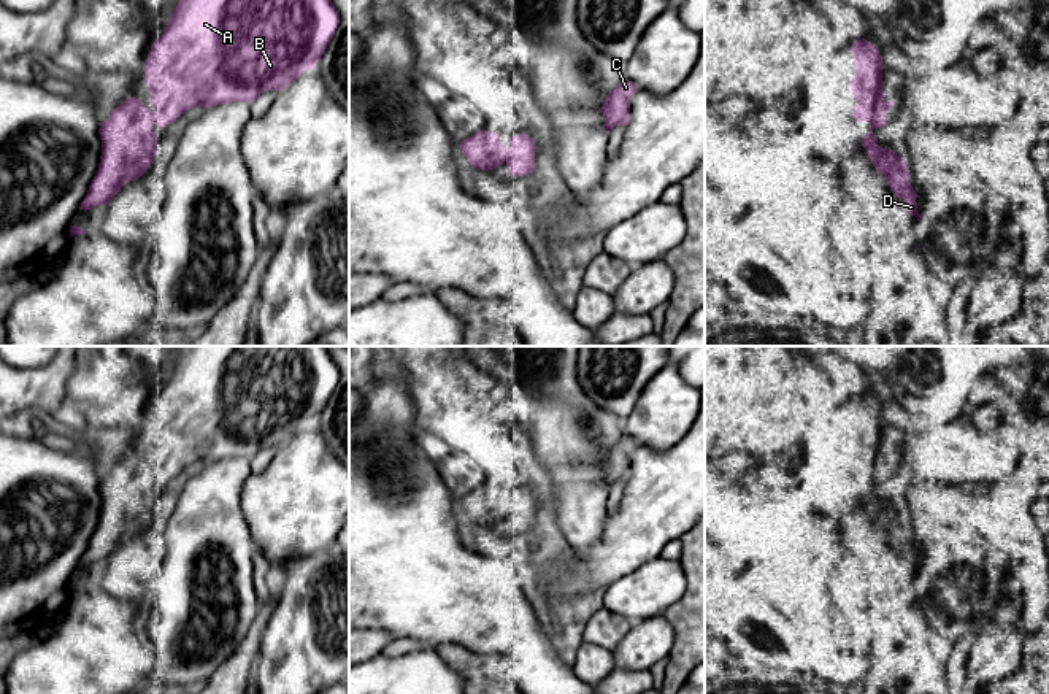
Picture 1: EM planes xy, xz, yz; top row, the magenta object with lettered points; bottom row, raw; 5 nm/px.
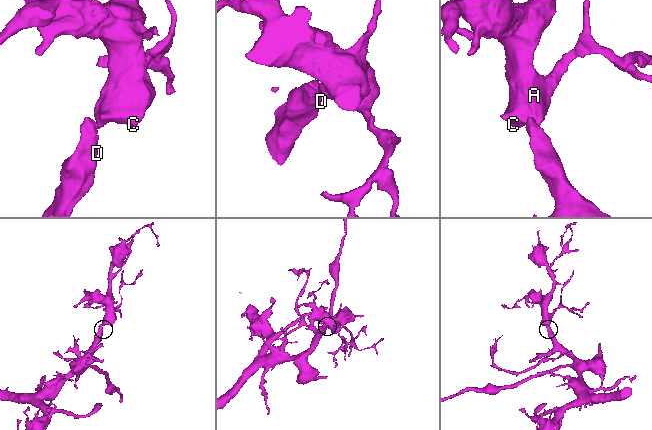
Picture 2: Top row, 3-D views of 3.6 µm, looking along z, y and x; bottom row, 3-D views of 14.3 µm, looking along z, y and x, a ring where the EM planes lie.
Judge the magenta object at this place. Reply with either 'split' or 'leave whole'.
leave whole

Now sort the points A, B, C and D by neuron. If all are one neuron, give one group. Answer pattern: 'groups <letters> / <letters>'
groups A B C D

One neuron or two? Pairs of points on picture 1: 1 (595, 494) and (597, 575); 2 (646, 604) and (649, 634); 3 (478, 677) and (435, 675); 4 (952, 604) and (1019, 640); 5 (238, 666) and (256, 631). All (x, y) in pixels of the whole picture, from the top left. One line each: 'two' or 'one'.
1: two
2: two
3: two
4: two
5: one

